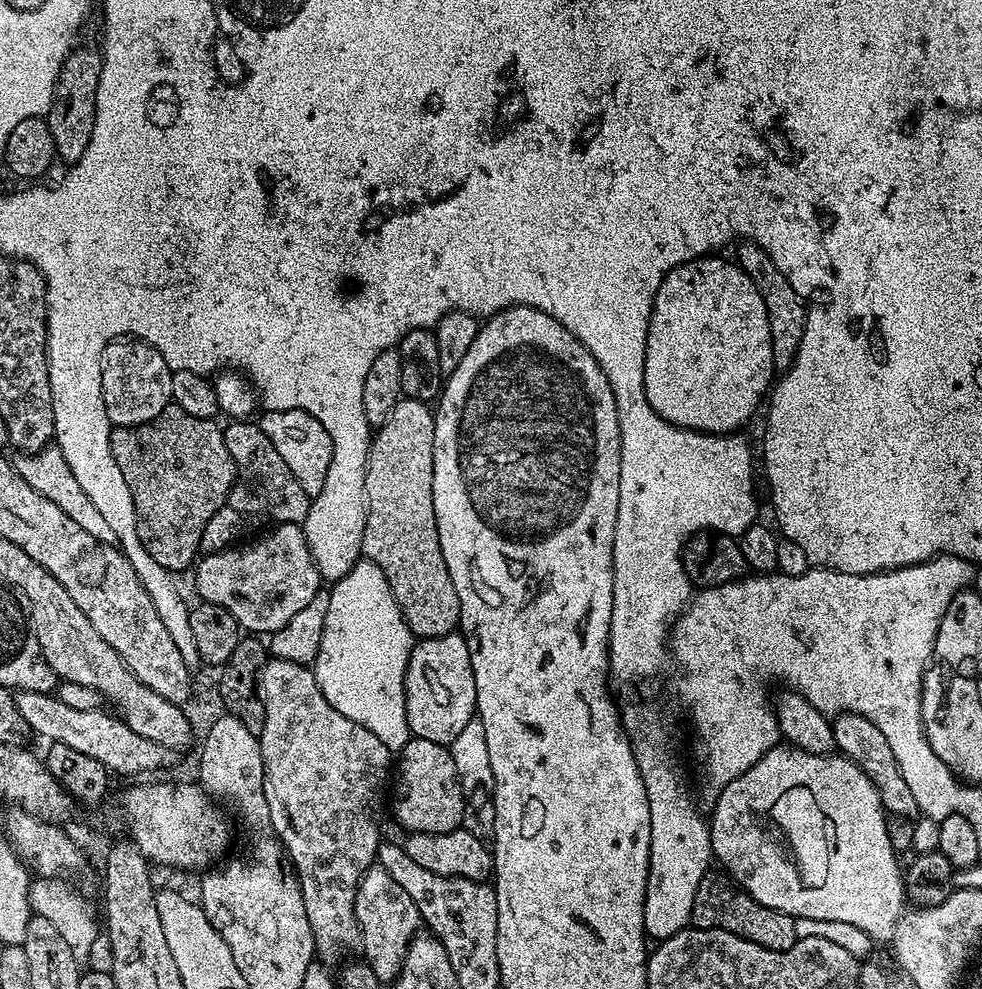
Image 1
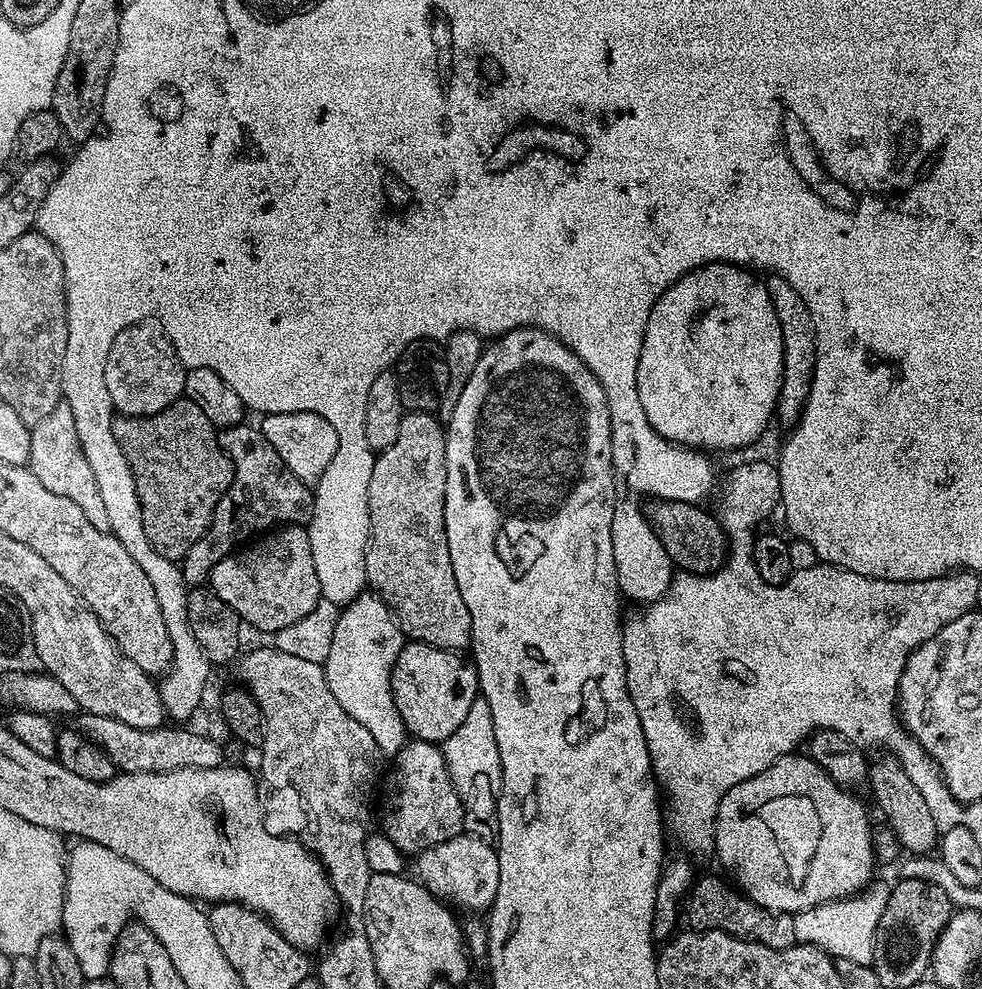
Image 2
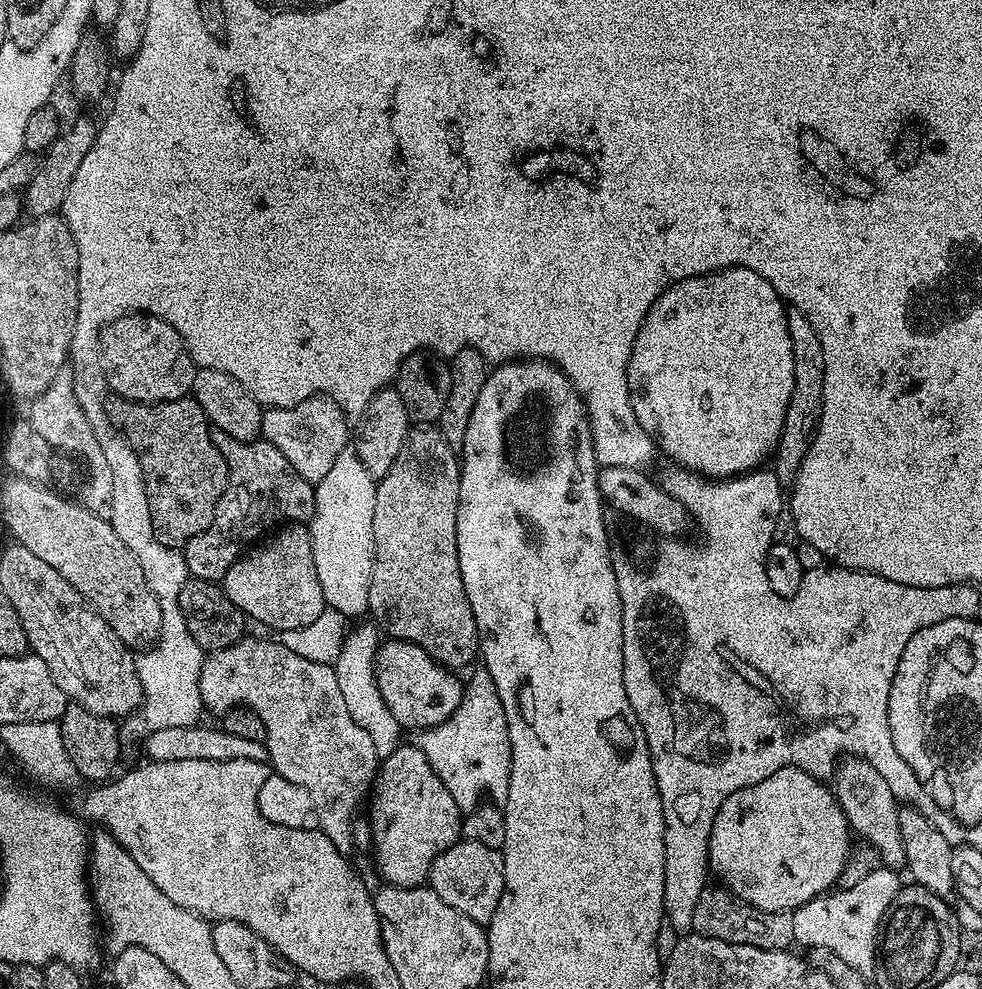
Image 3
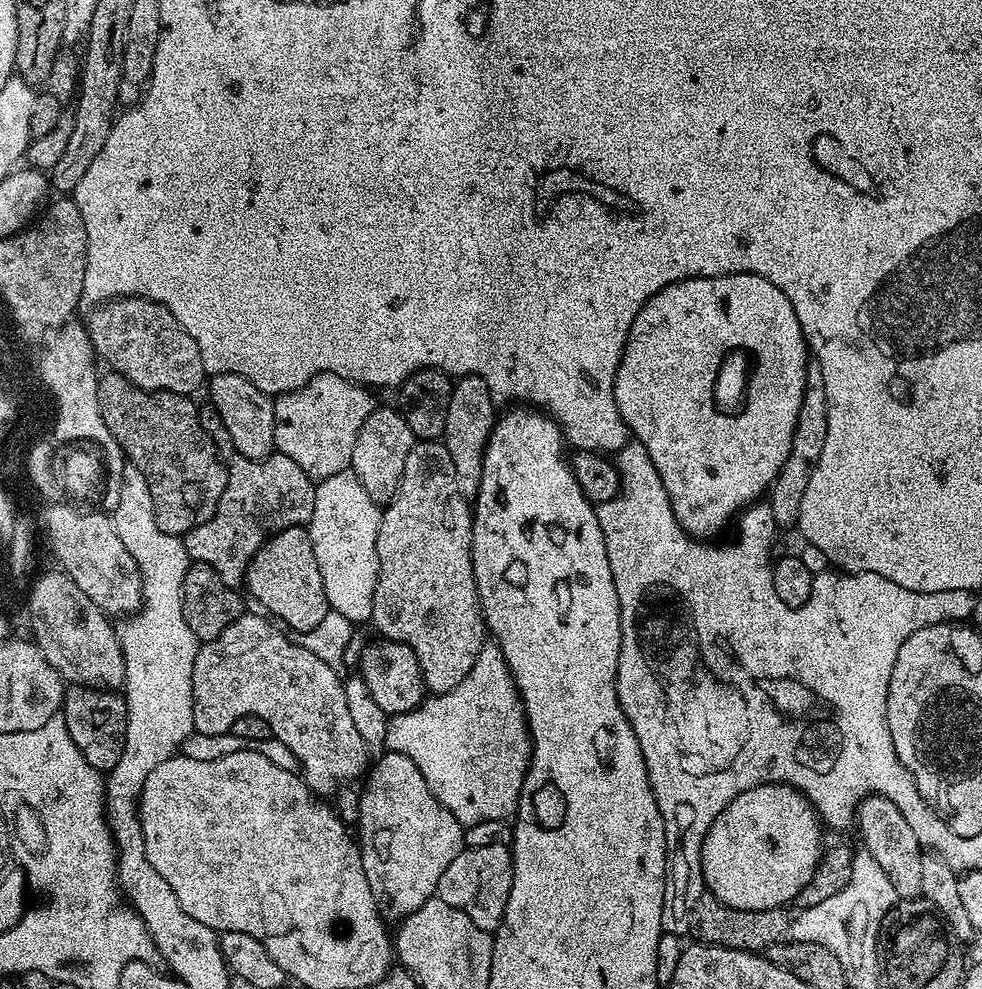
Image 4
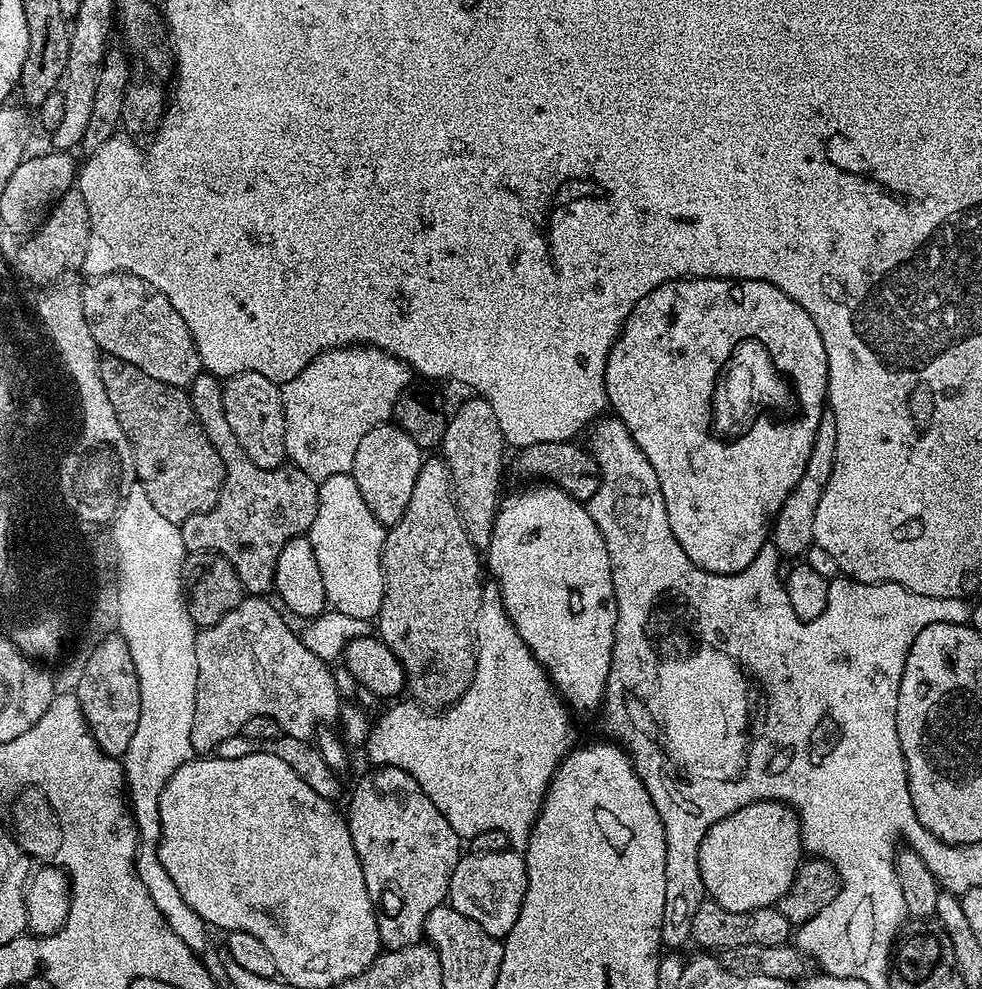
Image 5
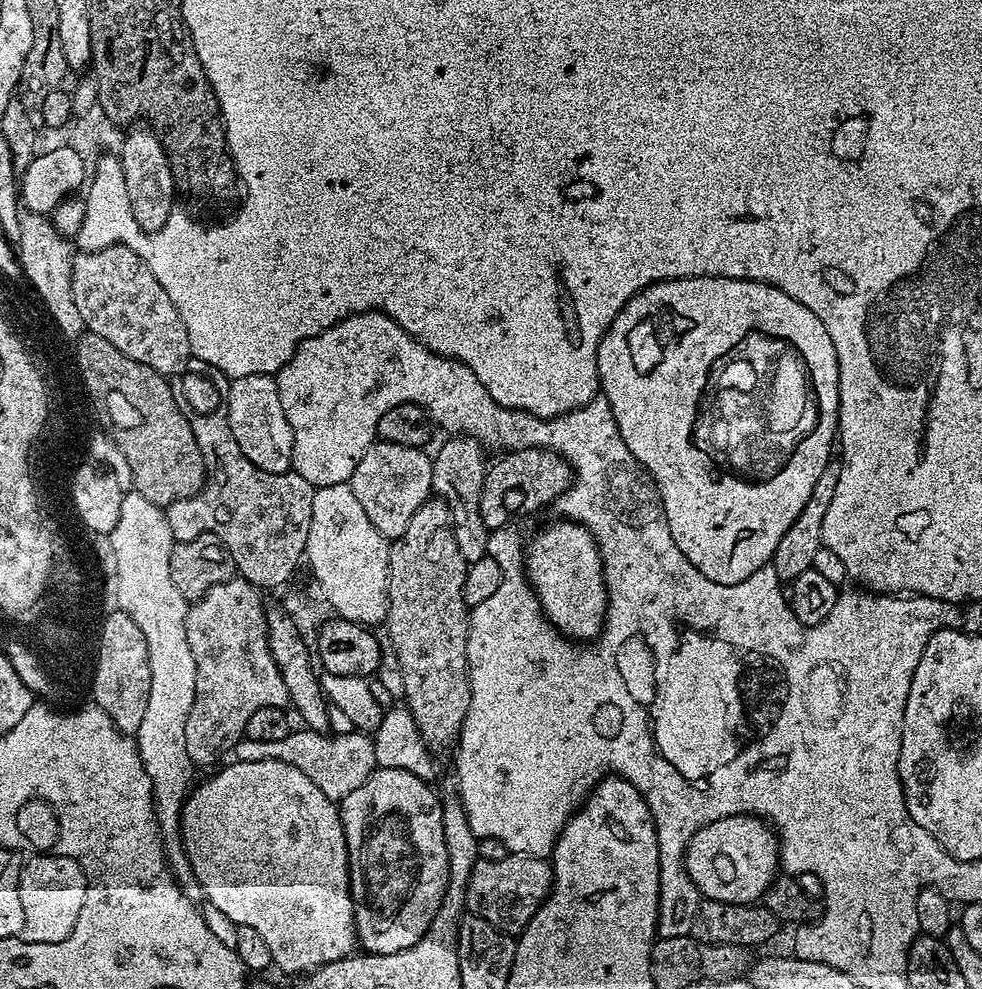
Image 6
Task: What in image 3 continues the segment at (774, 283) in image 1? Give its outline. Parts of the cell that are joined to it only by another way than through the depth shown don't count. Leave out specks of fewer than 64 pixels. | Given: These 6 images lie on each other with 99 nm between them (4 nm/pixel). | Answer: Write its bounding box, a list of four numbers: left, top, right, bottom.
[774,310,824,482]

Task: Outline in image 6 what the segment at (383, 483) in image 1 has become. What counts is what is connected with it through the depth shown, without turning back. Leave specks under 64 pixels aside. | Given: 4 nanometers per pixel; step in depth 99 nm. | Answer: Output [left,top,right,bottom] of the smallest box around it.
[388,498,470,749]

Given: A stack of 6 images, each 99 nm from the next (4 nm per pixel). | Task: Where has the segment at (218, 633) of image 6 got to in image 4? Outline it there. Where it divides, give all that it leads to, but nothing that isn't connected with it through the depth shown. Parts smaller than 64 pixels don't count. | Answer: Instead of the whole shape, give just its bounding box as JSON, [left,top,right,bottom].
[192,615,370,798]

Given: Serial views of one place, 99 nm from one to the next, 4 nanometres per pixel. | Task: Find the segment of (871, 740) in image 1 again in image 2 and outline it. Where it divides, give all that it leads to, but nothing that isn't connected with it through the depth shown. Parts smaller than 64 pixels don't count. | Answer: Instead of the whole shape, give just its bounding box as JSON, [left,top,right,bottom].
[867,754,938,853]

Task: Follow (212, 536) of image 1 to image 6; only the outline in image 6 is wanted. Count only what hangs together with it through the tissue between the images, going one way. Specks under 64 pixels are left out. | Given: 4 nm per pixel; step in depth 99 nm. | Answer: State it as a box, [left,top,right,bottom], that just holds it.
[167,358,316,590]

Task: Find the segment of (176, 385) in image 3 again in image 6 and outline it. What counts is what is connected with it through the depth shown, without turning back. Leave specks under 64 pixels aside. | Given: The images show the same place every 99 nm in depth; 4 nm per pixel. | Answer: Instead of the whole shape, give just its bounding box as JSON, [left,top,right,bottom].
[72,244,192,378]

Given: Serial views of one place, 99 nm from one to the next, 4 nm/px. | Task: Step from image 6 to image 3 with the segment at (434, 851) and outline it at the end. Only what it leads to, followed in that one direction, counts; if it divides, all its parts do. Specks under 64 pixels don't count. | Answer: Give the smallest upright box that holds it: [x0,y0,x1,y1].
[370,743,462,888]

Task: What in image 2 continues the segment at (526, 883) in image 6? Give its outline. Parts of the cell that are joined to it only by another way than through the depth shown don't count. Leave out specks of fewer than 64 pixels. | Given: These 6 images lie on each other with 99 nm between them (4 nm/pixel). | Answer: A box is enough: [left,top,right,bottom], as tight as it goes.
[415,834,498,914]

